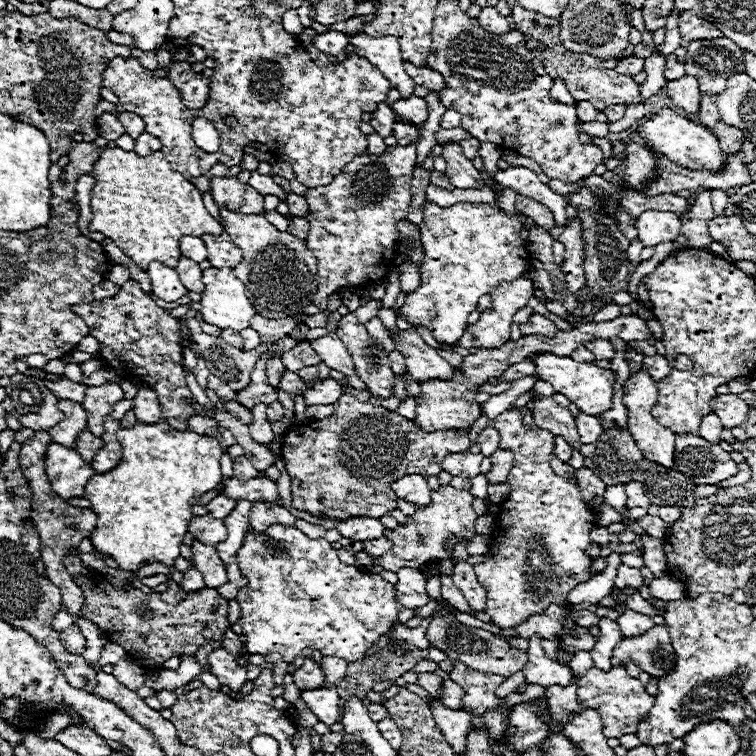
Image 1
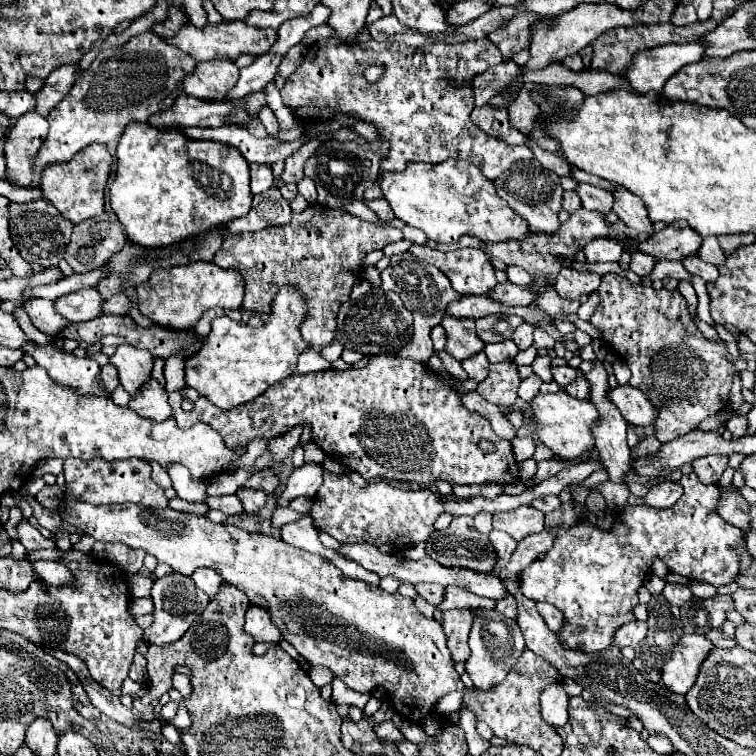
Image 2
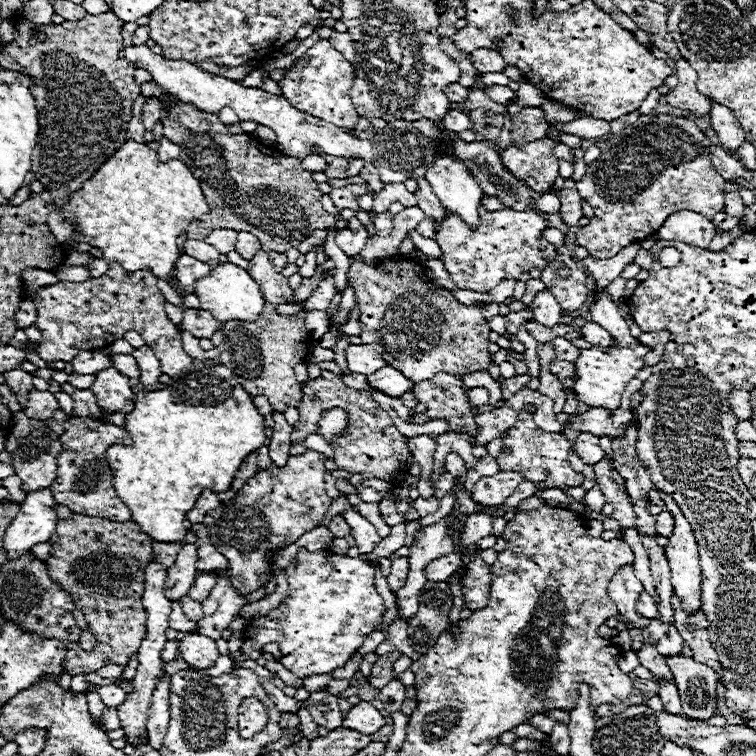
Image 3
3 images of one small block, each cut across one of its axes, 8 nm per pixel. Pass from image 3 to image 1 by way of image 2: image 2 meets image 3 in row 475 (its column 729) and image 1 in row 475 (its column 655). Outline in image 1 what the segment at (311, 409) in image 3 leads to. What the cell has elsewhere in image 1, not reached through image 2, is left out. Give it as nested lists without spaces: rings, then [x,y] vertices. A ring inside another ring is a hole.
[[[354,390],[340,396],[336,402],[336,412],[324,420],[310,420],[296,426],[282,438],[282,456],[286,462],[286,472],[292,480],[292,506],[296,510],[306,510],[310,514],[330,514],[330,518],[348,516],[370,516],[380,518],[396,508],[396,496],[390,488],[400,476],[422,474],[436,476],[440,472],[442,458],[450,452],[468,450],[468,434],[462,430],[446,432],[422,432],[412,420],[390,412],[380,406],[380,402],[370,392]]]

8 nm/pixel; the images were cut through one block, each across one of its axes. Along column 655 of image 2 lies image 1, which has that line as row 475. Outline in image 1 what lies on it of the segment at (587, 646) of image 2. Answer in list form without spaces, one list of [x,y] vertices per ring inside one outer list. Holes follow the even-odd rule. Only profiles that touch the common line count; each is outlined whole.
[[[508,410],[492,420],[492,426],[500,432],[500,448],[514,450],[514,466],[508,474],[510,492],[508,498],[502,502],[500,522],[496,522],[492,530],[490,550],[486,554],[486,560],[474,566],[476,578],[484,586],[488,598],[486,614],[490,614],[492,622],[498,622],[500,628],[518,626],[532,614],[540,614],[542,610],[546,610],[550,604],[566,606],[568,592],[580,582],[588,580],[588,566],[592,564],[592,558],[586,554],[586,548],[592,542],[588,534],[596,522],[592,508],[584,504],[578,484],[568,482],[566,478],[554,474],[554,470],[550,468],[548,462],[554,450],[554,436],[542,428],[524,428],[520,418],[522,416],[518,410]]]

